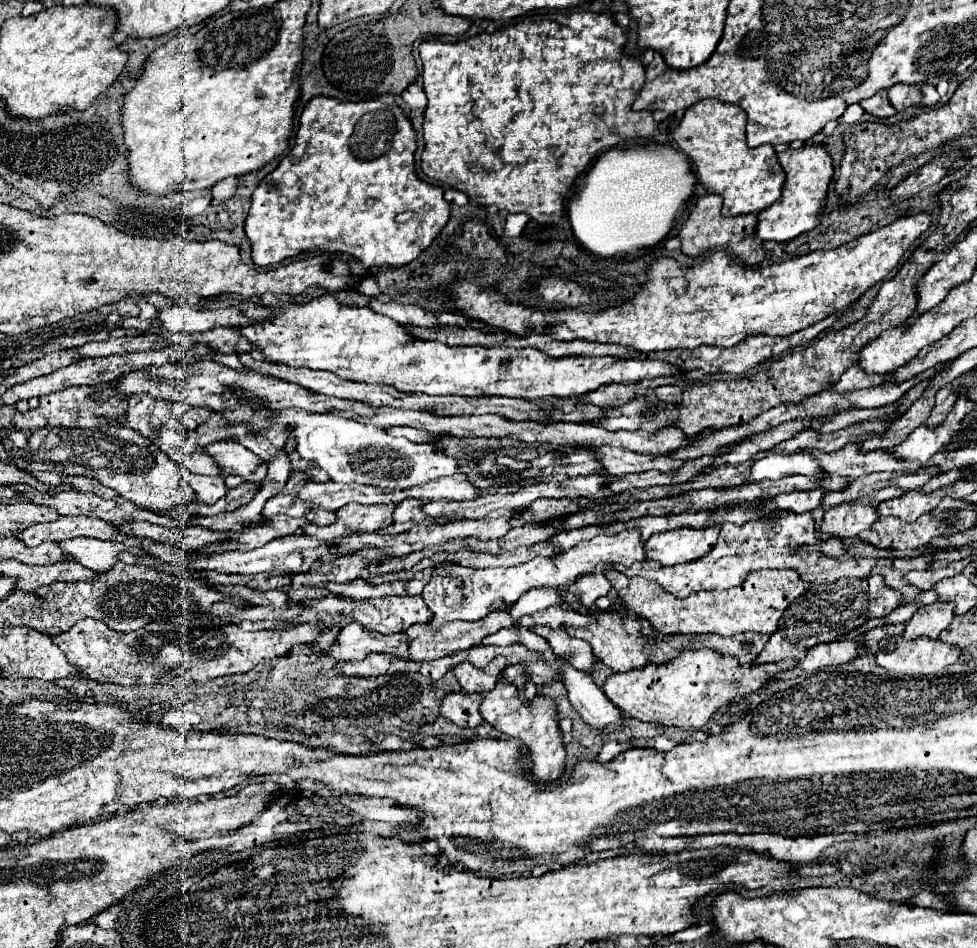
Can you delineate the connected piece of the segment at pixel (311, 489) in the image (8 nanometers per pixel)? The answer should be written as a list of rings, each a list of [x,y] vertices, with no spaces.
[[[305,482],[299,490],[299,496],[307,502],[313,502],[325,510],[337,510],[349,502],[361,504],[399,504],[407,496],[417,496],[417,488],[407,490],[381,490],[371,486],[357,486],[357,484],[335,484],[335,482]]]

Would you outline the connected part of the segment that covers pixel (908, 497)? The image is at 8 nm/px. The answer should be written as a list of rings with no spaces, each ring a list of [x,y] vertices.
[[[945,486],[939,488],[935,492],[907,492],[899,498],[893,500],[885,500],[877,506],[877,514],[879,516],[897,516],[901,522],[915,522],[921,514],[935,510],[935,506],[939,504],[939,500],[943,496],[951,496],[953,494],[953,486]]]

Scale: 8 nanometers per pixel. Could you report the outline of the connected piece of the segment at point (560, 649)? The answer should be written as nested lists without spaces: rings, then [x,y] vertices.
[[[535,626],[535,632],[551,644],[555,654],[565,658],[577,670],[585,670],[587,672],[593,666],[601,664],[601,660],[593,654],[591,646],[585,640],[569,636],[567,630],[551,630],[547,626]]]

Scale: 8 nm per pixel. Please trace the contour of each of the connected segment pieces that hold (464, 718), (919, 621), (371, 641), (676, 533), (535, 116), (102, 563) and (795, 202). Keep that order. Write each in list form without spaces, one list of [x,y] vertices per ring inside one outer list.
[[[447,694],[441,702],[441,716],[455,722],[457,726],[479,726],[483,722],[479,714],[483,694]]]
[[[935,602],[935,604],[929,604],[929,606],[923,606],[919,608],[913,618],[905,624],[905,632],[903,632],[903,638],[921,638],[921,636],[927,636],[927,638],[937,638],[941,630],[945,630],[951,620],[953,620],[953,604],[947,604],[947,602]]]
[[[357,622],[347,624],[335,642],[329,646],[327,654],[337,662],[353,662],[363,660],[369,652],[389,652],[401,656],[407,652],[407,636],[405,634],[377,634]]]
[[[707,526],[701,530],[675,528],[669,532],[653,534],[645,542],[647,560],[661,562],[661,566],[673,566],[697,560],[705,556],[717,542],[717,532],[719,530],[715,526]]]
[[[575,12],[567,14],[565,22],[551,22],[551,20],[533,20],[533,22],[517,22],[507,28],[501,28],[495,34],[479,34],[473,38],[467,38],[463,42],[423,42],[419,46],[419,56],[423,62],[423,90],[427,94],[427,108],[425,108],[425,124],[423,124],[423,136],[425,136],[425,150],[421,156],[421,170],[433,178],[439,180],[455,190],[465,192],[473,202],[481,206],[497,206],[499,210],[507,212],[525,212],[535,222],[551,224],[561,218],[565,212],[565,202],[561,202],[575,178],[605,150],[617,146],[621,140],[643,140],[655,130],[655,122],[651,116],[643,116],[643,112],[633,112],[631,104],[637,98],[645,68],[637,58],[625,56],[621,52],[623,44],[627,40],[627,30],[617,26],[611,18],[611,14],[593,14],[593,12]]]
[[[71,538],[59,544],[65,554],[71,554],[73,560],[83,564],[85,568],[103,574],[111,570],[119,562],[119,554],[123,552],[121,542],[95,540],[95,538]]]
[[[805,144],[797,150],[787,148],[777,158],[779,158],[783,172],[787,174],[785,186],[783,186],[783,202],[779,200],[759,212],[757,238],[773,240],[773,242],[787,242],[787,240],[797,238],[803,232],[813,230],[819,224],[821,200],[825,200],[827,186],[833,178],[833,160],[827,154],[823,144],[811,144],[811,146]]]

